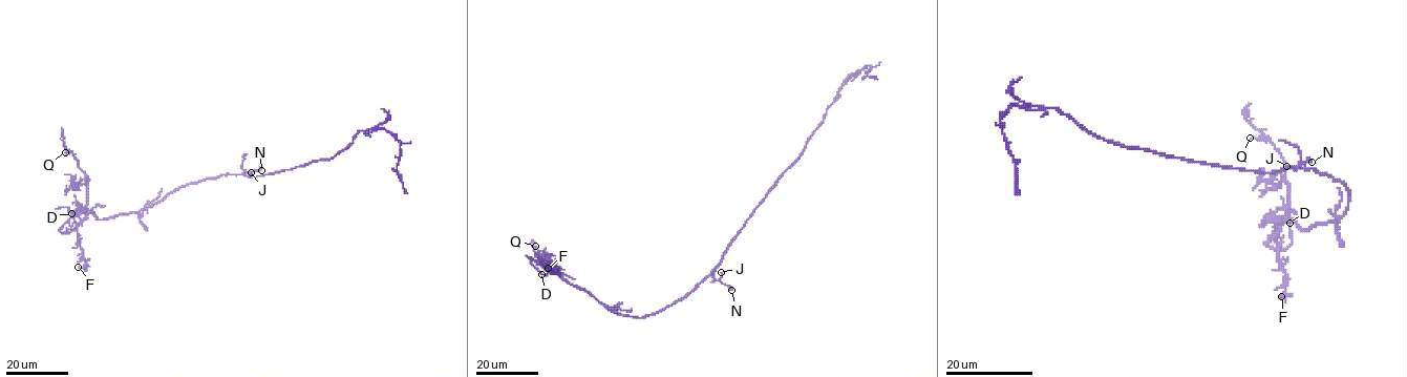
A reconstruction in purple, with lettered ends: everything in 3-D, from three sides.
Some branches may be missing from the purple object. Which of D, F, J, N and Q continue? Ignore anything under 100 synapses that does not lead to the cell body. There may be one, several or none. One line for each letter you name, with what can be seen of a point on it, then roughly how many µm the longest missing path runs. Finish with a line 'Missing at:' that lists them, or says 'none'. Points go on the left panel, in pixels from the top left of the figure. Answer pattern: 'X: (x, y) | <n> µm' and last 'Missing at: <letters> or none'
D: (71, 213) | 10 µm
Missing at: D

